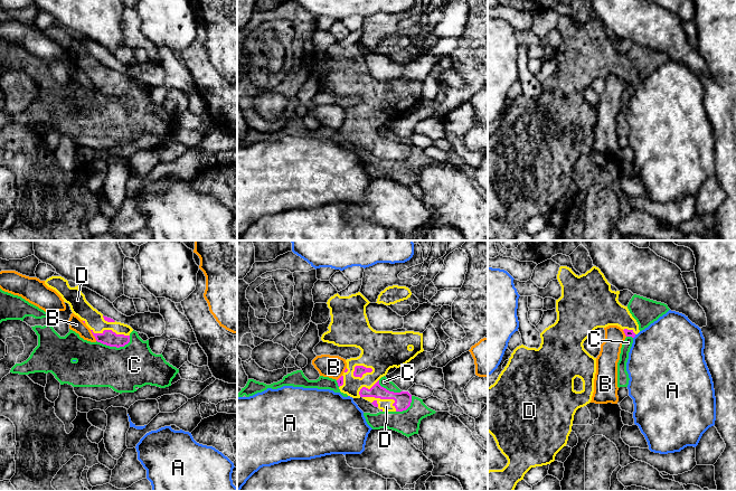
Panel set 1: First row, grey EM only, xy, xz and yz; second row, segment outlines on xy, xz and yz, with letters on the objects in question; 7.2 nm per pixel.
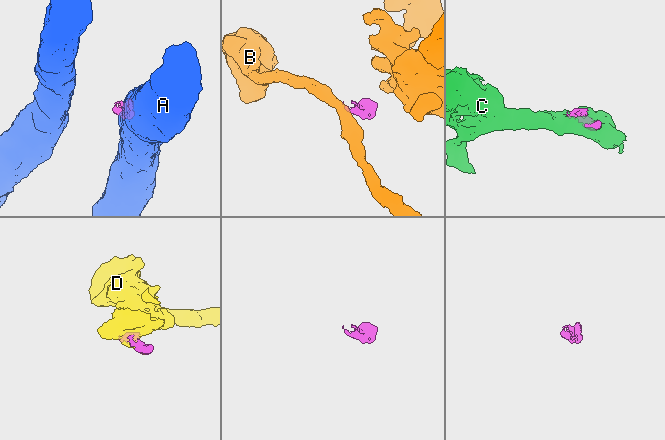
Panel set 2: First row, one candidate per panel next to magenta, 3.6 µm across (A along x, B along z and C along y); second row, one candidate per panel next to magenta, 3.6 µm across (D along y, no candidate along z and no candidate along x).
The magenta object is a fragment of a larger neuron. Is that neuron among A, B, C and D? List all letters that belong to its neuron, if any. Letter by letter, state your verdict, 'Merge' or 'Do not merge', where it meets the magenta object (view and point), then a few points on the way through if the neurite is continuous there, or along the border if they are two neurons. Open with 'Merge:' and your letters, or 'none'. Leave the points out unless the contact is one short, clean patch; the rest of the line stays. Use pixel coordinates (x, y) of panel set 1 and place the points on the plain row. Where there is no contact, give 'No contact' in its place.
Merge: D
A: Do not merge. Touches magenta at yz (634, 85). Boundary: yz (635, 84), (633, 87)
B: Do not merge. Touches magenta at xy (93, 84). Boundary: xy (90, 79), (96, 90)
C: Do not merge. Touches magenta at xy (115, 95)
D: Merge. Touches magenta at xz (384, 148)

